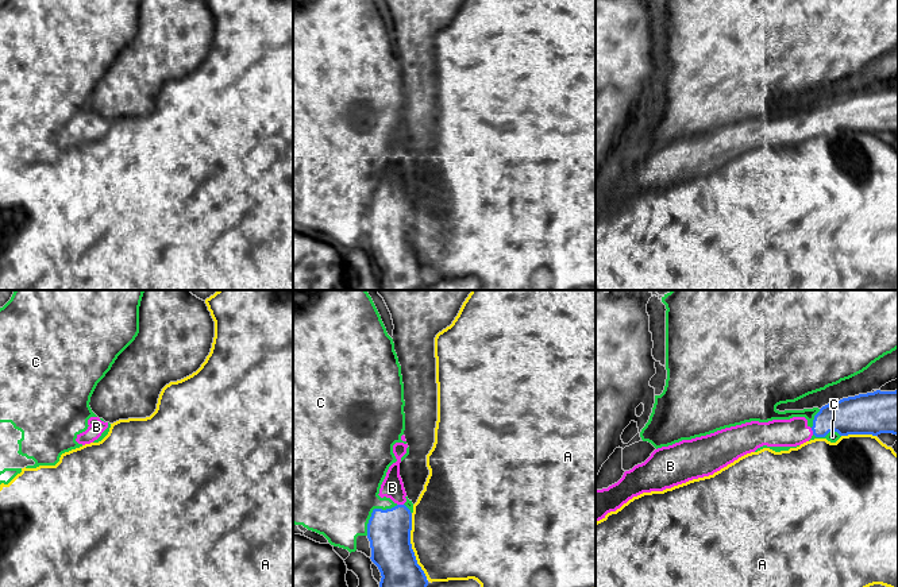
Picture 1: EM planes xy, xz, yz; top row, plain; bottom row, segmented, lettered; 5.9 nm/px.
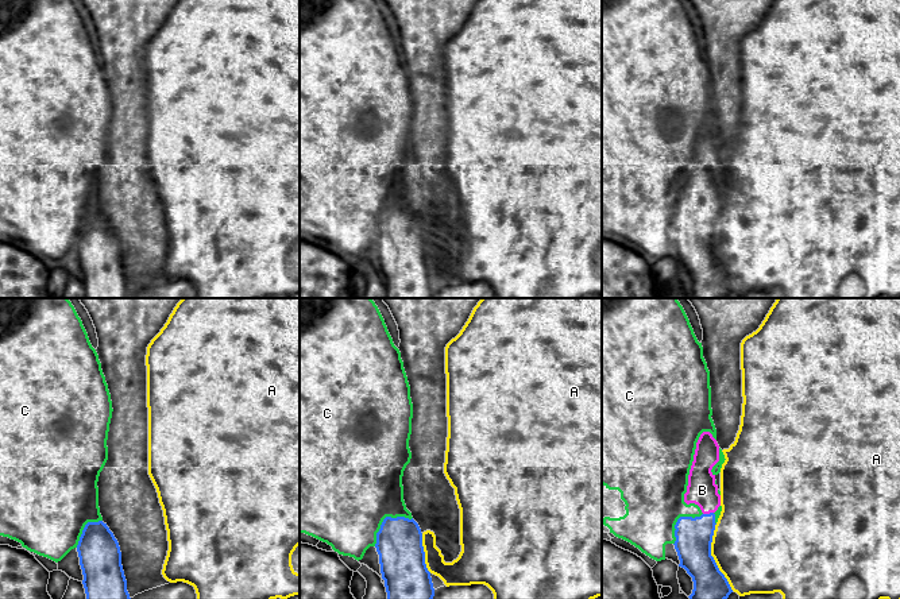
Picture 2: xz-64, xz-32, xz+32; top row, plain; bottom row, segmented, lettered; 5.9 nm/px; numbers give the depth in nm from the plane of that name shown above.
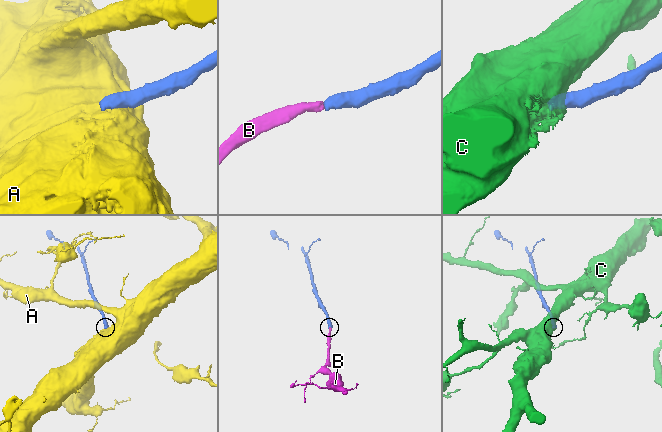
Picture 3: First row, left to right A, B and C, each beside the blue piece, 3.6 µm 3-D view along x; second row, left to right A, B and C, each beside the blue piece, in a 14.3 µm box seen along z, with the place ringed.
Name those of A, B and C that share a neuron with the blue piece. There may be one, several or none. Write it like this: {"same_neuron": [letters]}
{"same_neuron": ["B"]}

